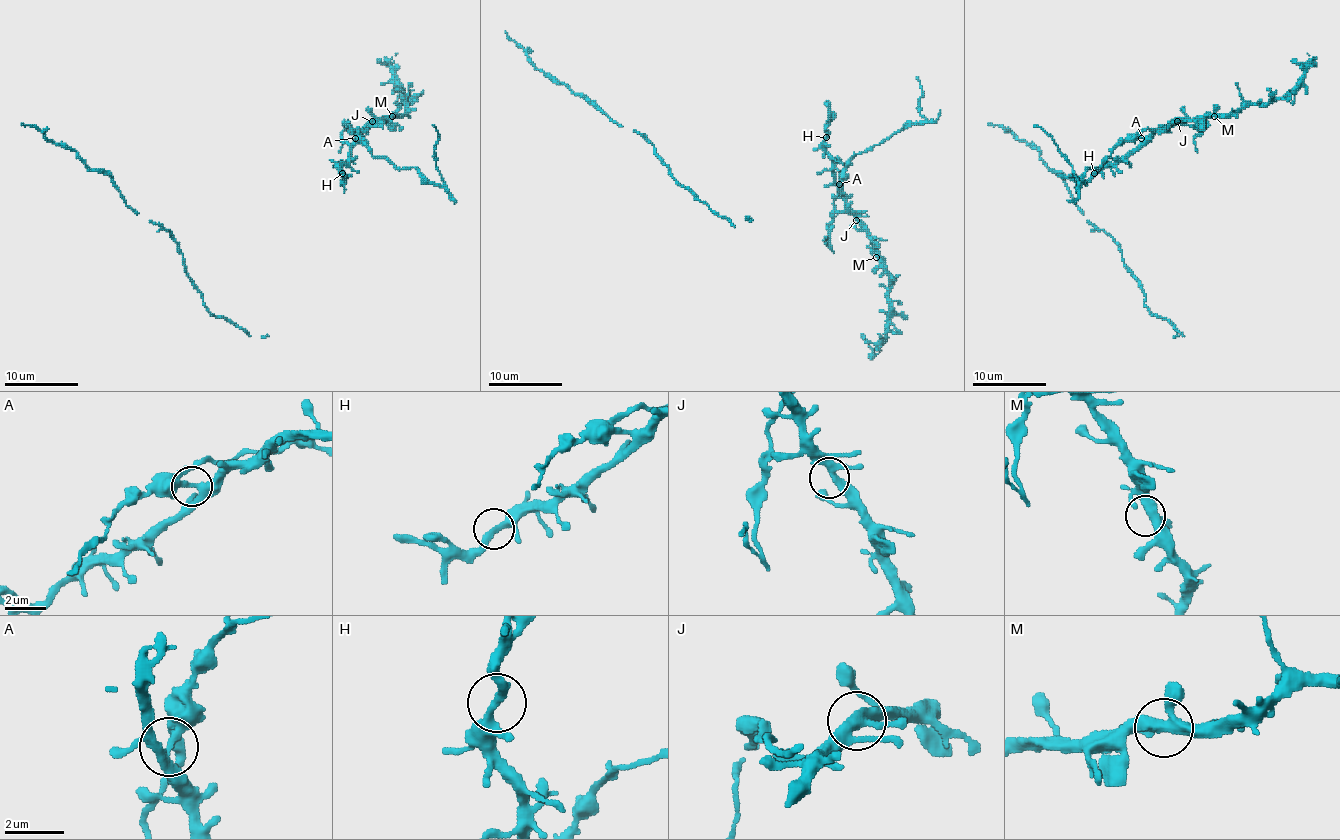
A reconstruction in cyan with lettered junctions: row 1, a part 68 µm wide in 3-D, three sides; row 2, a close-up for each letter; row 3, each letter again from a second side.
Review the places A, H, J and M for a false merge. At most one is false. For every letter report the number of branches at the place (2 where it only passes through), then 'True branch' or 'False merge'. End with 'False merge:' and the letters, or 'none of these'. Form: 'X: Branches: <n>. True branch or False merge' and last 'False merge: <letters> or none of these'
A: Branches: 3. False merge
H: Branches: 3. True branch
J: Branches: 3. True branch
M: Branches: 3. True branch
False merge: A

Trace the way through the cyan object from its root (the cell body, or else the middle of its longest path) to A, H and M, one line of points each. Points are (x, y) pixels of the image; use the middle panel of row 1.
A: (813, 148), (821, 148), (832, 161), (834, 183), (839, 185)
H: (813, 148), (819, 148), (826, 137)
M: (813, 148), (821, 148), (832, 161), (834, 183), (846, 198), (846, 207), (872, 242), (876, 257)

